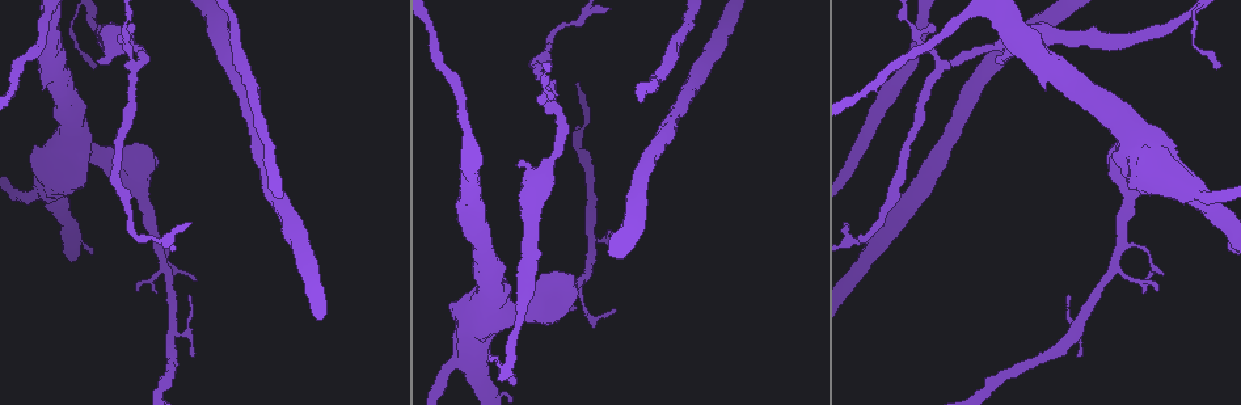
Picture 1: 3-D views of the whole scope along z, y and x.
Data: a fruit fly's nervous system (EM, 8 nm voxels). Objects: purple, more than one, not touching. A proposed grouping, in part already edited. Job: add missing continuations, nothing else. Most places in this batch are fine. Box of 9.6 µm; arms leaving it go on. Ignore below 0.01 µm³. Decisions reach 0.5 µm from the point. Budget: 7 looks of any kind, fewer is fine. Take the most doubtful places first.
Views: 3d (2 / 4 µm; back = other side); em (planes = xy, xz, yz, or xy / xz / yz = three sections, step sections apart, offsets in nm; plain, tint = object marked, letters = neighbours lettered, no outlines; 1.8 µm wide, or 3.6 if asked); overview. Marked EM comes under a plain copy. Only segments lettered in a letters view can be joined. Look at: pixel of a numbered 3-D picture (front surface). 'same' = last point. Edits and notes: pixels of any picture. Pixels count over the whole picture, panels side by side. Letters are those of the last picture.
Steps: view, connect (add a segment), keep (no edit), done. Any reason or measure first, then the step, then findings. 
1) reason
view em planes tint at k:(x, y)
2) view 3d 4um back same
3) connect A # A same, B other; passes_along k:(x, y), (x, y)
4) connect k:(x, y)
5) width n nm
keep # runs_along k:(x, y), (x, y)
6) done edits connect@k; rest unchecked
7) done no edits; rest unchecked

free end
view em xz step 8 letters at 1:(518, 165)

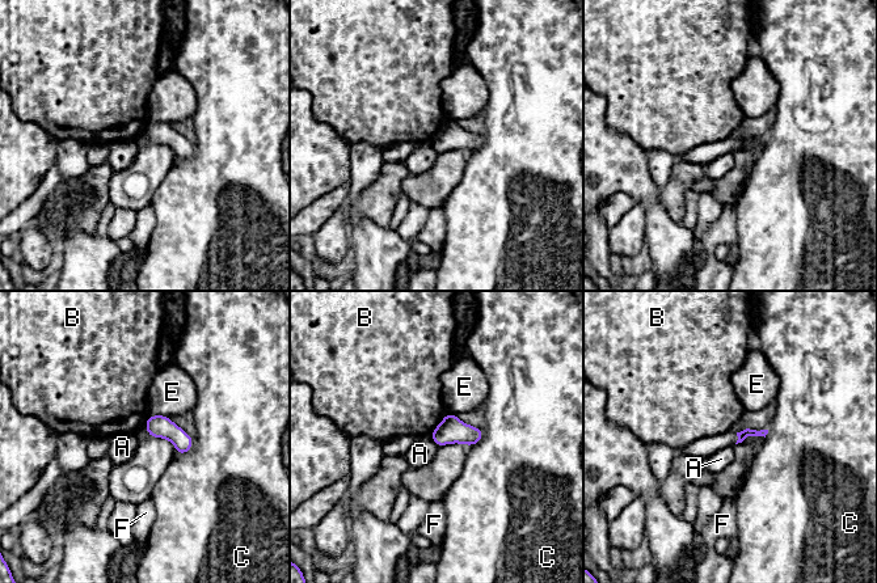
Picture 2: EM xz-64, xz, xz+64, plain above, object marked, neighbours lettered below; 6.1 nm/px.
view em planes letters same

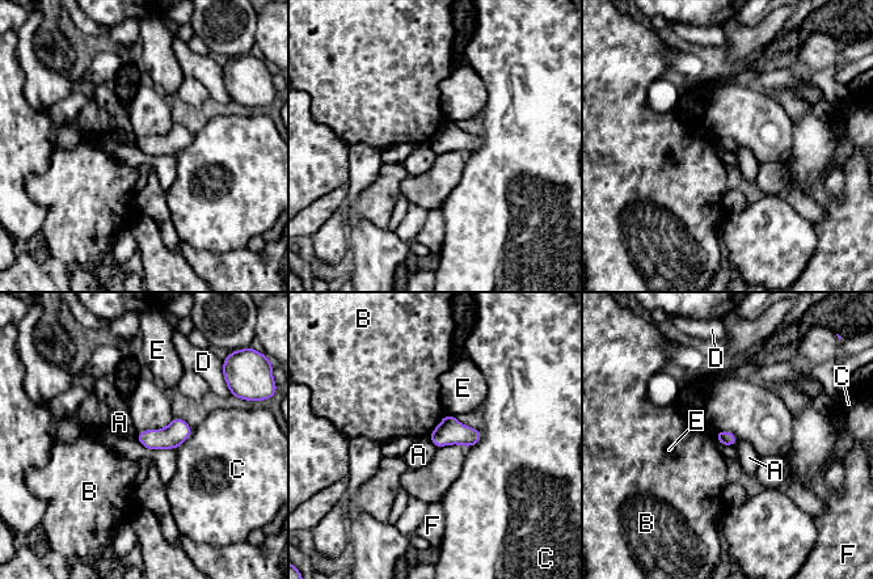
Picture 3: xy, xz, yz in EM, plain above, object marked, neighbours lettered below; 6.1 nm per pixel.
longest_contact B 180 nm
keep # A other, B other, C other, D other, E other, F other; border 3:(138, 431), (135, 438); none of them fits

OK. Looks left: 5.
three arms meet
view 3d 4um at 1:(74, 15)

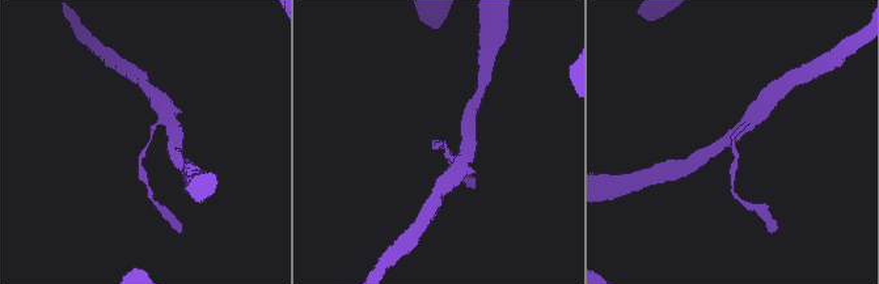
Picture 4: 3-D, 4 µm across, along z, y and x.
arms 3
view em planes tint at 4:(445, 147)

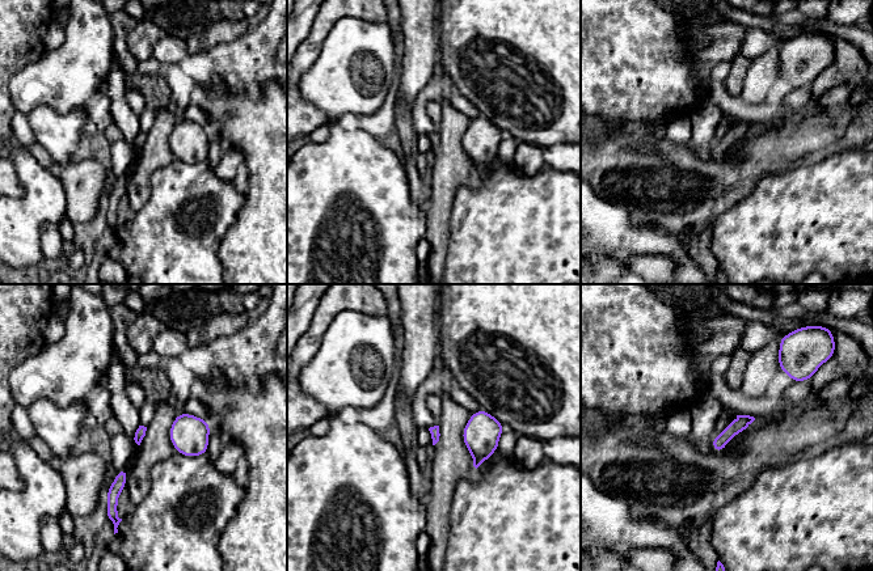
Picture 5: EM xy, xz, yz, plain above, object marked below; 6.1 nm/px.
see the neighbours
view em planes letters same

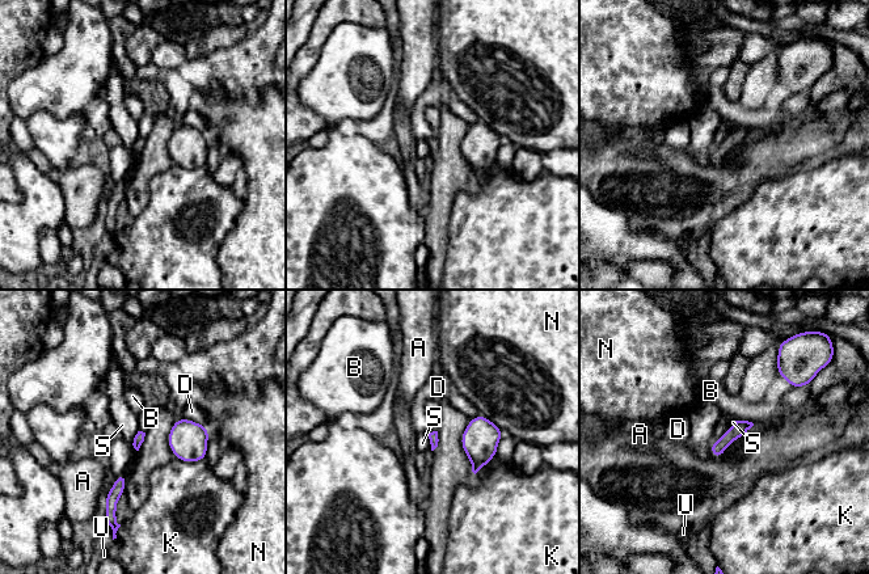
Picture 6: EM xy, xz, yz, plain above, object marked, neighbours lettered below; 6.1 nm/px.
width 60 nm
keep # A other, B other, D other, K other, N other, S other, U other; border 6:(138, 430), (133, 443), (136, 451); no lettered segment goes on from it

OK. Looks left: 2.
done no edits; rest unchecked

